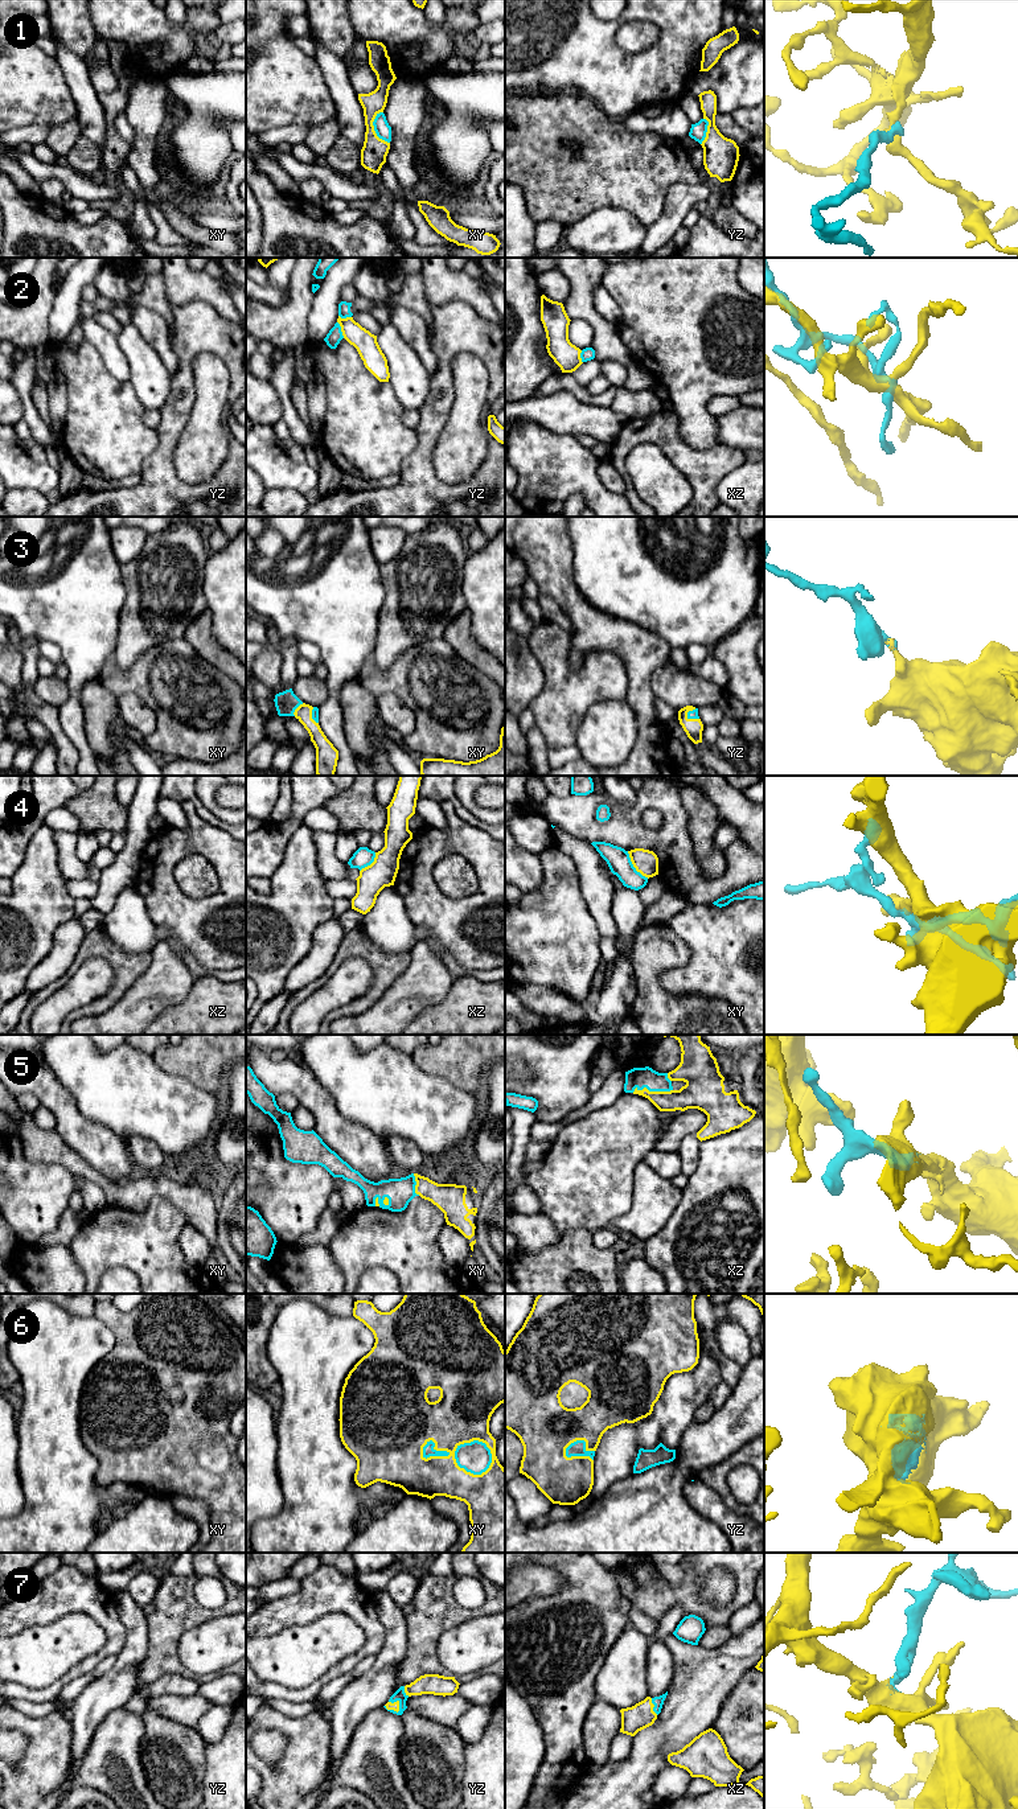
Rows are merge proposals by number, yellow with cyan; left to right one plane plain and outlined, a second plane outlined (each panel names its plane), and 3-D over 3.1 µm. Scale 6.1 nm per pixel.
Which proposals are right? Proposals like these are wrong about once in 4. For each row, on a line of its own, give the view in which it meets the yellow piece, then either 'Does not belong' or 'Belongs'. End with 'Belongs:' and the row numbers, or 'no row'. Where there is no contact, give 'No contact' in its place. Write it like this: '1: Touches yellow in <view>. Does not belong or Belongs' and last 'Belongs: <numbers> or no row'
1: Touches yellow in xy. Does not belong
2: Touches yellow in yz. Does not belong
3: Touches yellow in xy. Belongs
4: Touches yellow in xy. Does not belong
5: Touches yellow in xz. Belongs
6: Touches yellow in xy. Belongs
7: Touches yellow in yz. Belongs
Belongs: 3, 5, 6, 7

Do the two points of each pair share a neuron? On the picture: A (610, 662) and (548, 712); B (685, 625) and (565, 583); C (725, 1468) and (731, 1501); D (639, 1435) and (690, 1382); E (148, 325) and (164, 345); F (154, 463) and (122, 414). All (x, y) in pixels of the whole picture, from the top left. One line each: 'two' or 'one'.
A: one
B: two
C: one
D: one
E: one
F: two

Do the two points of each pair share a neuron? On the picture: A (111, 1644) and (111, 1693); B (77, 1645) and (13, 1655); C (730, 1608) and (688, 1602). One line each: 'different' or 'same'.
A: different
B: same
C: same

